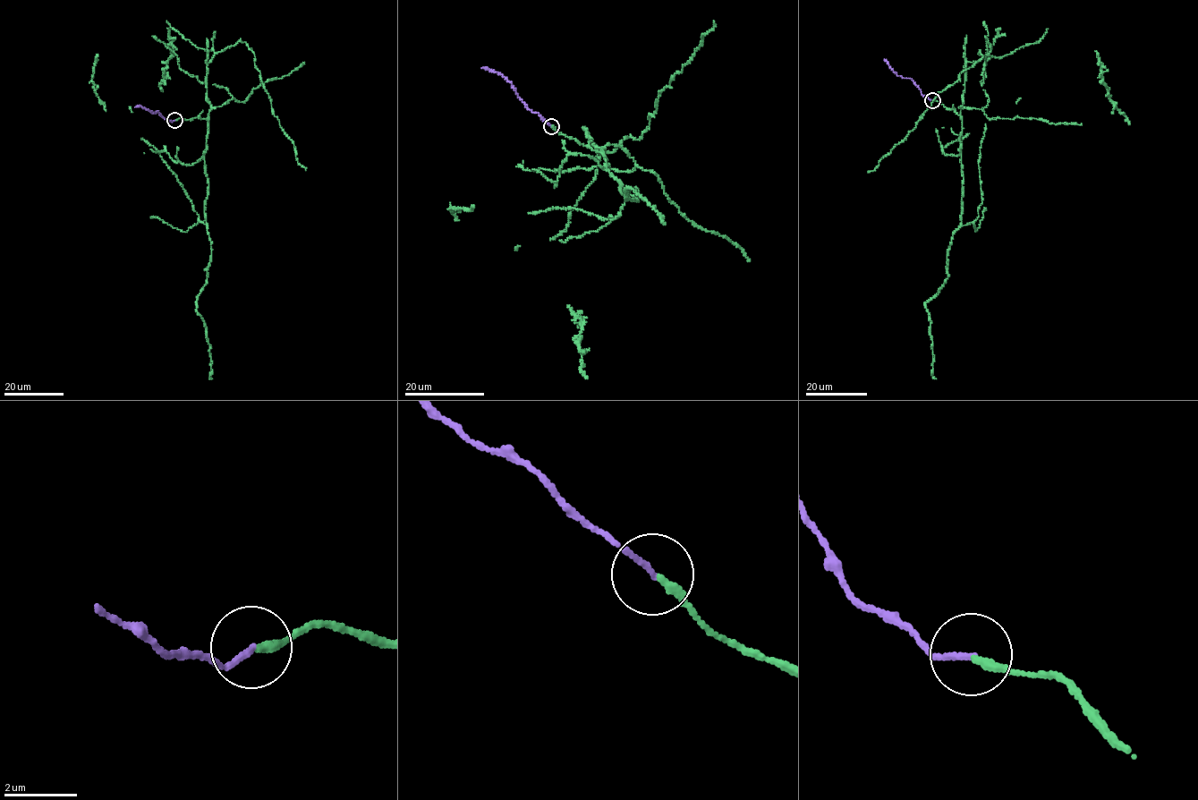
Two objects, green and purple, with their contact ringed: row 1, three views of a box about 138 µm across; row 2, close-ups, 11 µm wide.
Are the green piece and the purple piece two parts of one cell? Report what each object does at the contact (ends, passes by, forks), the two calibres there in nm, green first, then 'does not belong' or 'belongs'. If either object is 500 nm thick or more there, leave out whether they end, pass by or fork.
green ends there; purple ends there; 240 nm thick on the green side, 160 nm on the other; belongs

